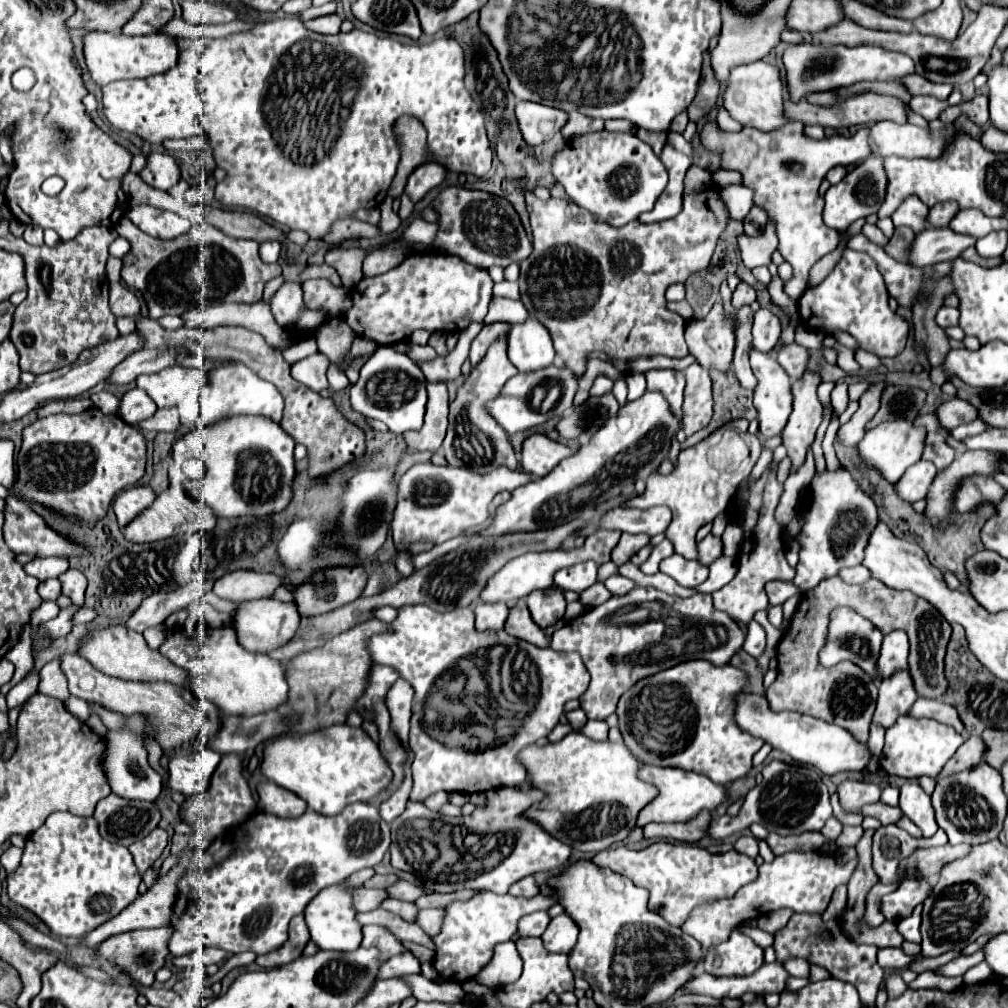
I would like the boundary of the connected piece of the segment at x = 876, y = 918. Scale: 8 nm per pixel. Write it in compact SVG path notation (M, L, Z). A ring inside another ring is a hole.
M901 880L895 882L895 884L877 884L877 886L873 886L873 888L869 890L869 894L867 894L866 897L864 914L864 920L869 926L879 926L879 924L883 924L885 916L883 916L883 912L881 912L881 898L883 898L883 894L889 894L889 892L897 890L899 884L901 884Z

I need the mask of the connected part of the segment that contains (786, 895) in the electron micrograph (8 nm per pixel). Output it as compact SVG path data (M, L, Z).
M815 850L815 852L787 852L787 854L781 854L771 864L765 862L763 866L759 866L757 880L741 886L741 890L733 898L727 898L725 902L717 902L717 906L701 906L701 910L695 910L687 918L687 922L685 922L685 926L681 930L685 930L685 934L697 938L701 942L701 946L705 946L705 950L707 950L709 946L725 940L733 926L743 924L743 922L747 922L751 918L757 918L761 914L767 914L767 912L775 912L775 910L781 910L781 908L791 908L793 912L823 914L827 904L829 904L829 900L831 900L833 890L837 886L841 886L841 884L847 884L855 870L857 870L857 856L853 860L849 860L849 862L845 862L845 864L841 864L841 862L837 862L837 858L833 854L819 852L819 850Z

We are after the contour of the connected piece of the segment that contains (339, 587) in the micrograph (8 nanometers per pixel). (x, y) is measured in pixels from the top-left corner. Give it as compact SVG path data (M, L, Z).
M335 568L315 574L313 580L295 588L295 600L301 616L319 616L341 608L363 592L367 572L363 568Z

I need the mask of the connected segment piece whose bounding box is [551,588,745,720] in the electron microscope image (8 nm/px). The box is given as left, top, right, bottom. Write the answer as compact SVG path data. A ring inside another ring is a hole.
M633 588L623 596L613 596L555 630L551 638L553 650L577 652L591 674L585 698L581 696L581 708L591 720L605 720L613 714L625 690L641 678L695 658L725 666L743 648L743 642L743 628L713 606L711 594L679 598L657 588Z

